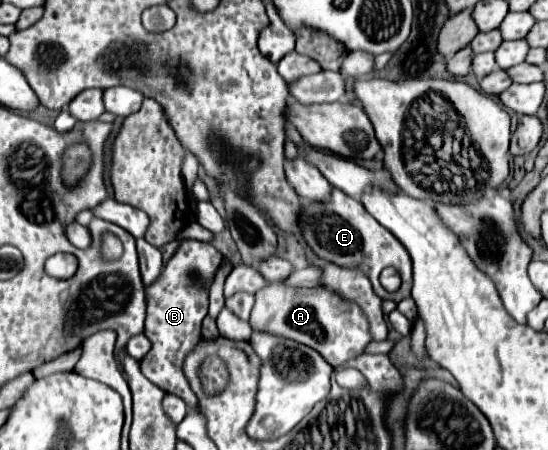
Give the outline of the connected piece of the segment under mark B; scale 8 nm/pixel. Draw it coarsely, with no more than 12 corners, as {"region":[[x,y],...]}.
{"region":[[179,239],[145,287],[141,373],[195,407],[183,361],[223,255]]}

